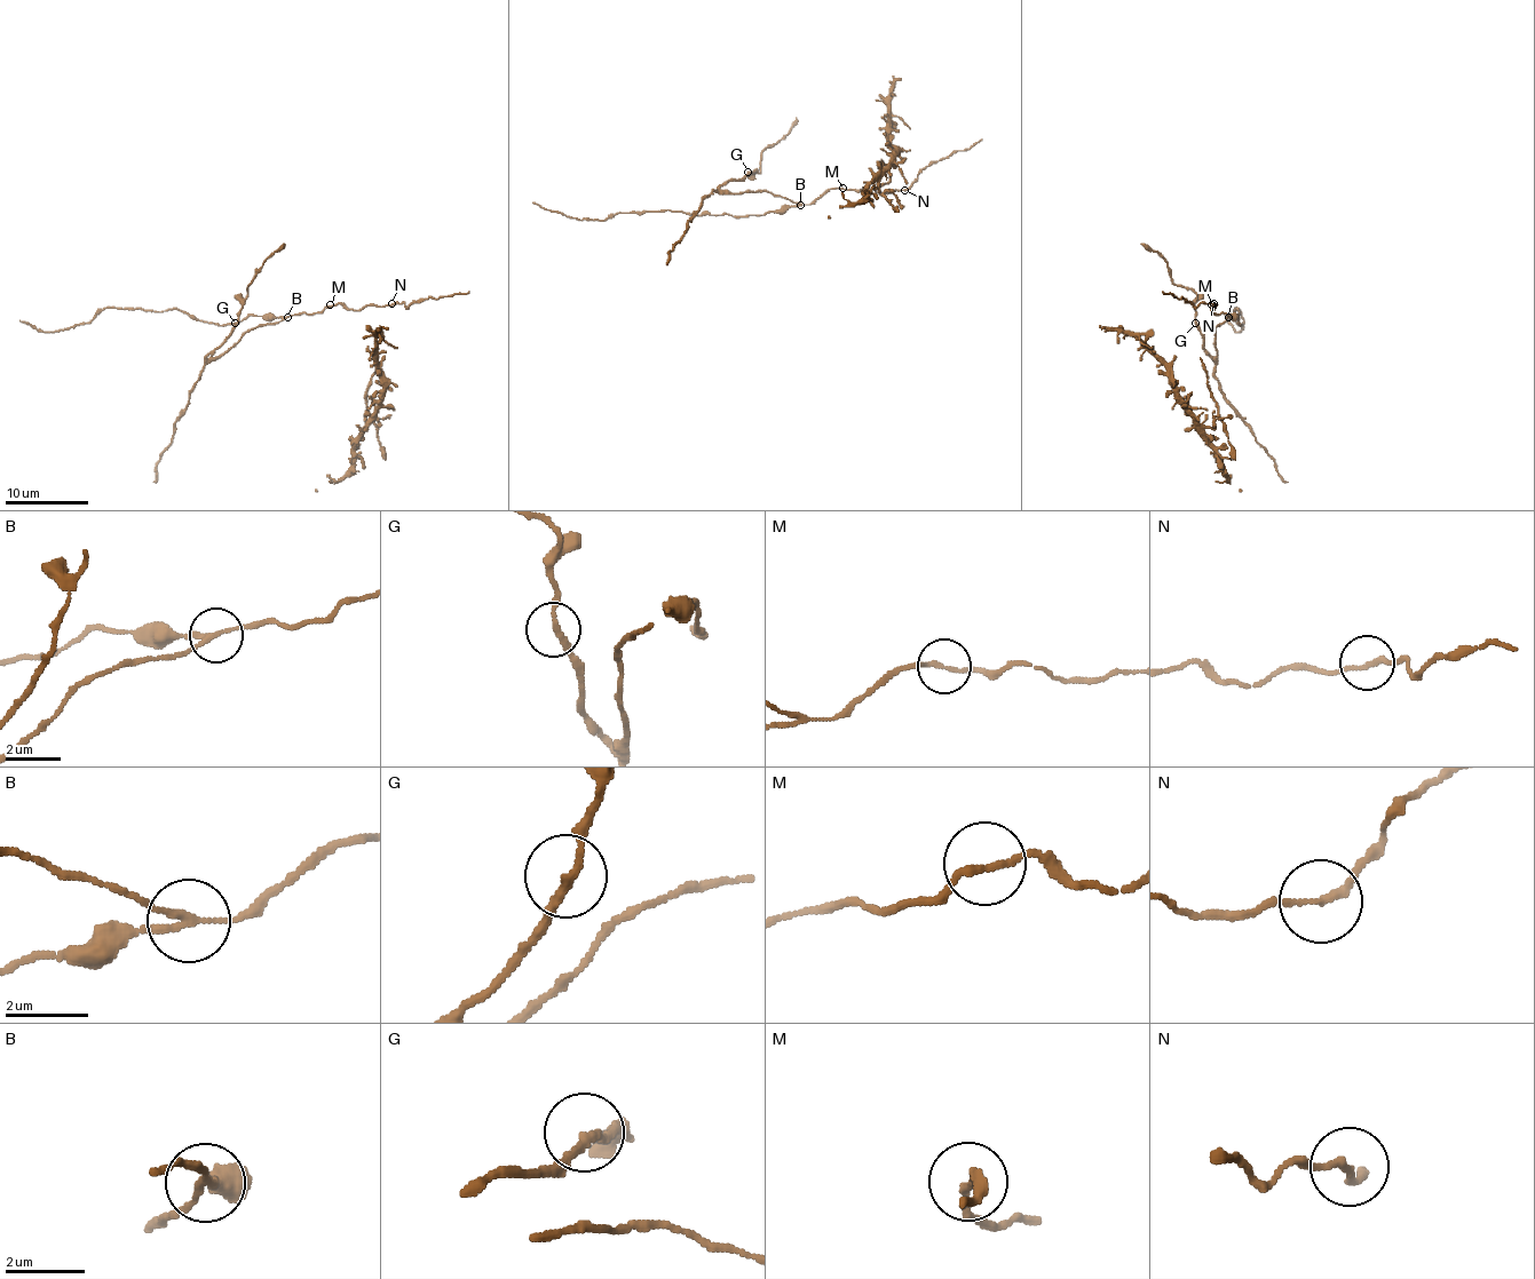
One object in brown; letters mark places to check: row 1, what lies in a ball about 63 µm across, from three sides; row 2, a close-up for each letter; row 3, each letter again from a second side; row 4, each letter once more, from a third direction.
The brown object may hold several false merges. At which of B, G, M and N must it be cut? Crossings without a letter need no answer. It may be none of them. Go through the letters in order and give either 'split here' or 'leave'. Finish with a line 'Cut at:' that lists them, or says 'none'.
B: split here
G: leave
M: leave
N: split here
Cut at: B, N

